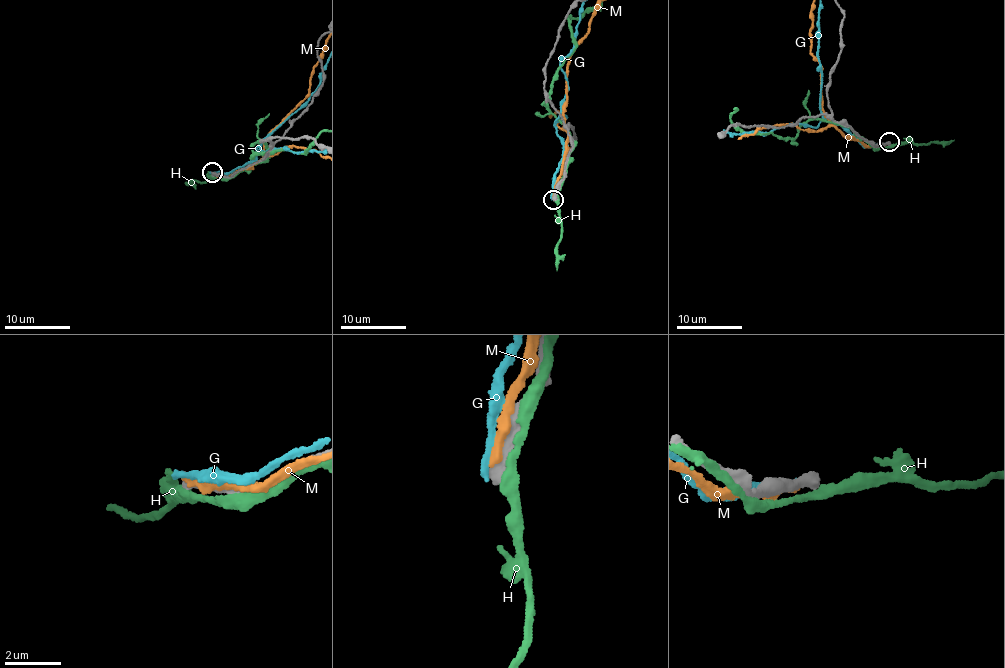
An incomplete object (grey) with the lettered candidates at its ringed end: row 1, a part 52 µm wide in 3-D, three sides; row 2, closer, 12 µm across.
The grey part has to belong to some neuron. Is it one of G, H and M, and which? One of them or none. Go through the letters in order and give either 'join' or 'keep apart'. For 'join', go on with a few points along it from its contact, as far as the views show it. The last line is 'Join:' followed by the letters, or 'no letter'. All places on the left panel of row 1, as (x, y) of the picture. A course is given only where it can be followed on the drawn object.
G: keep apart
H: keep apart
M: keep apart
Join: no letter

